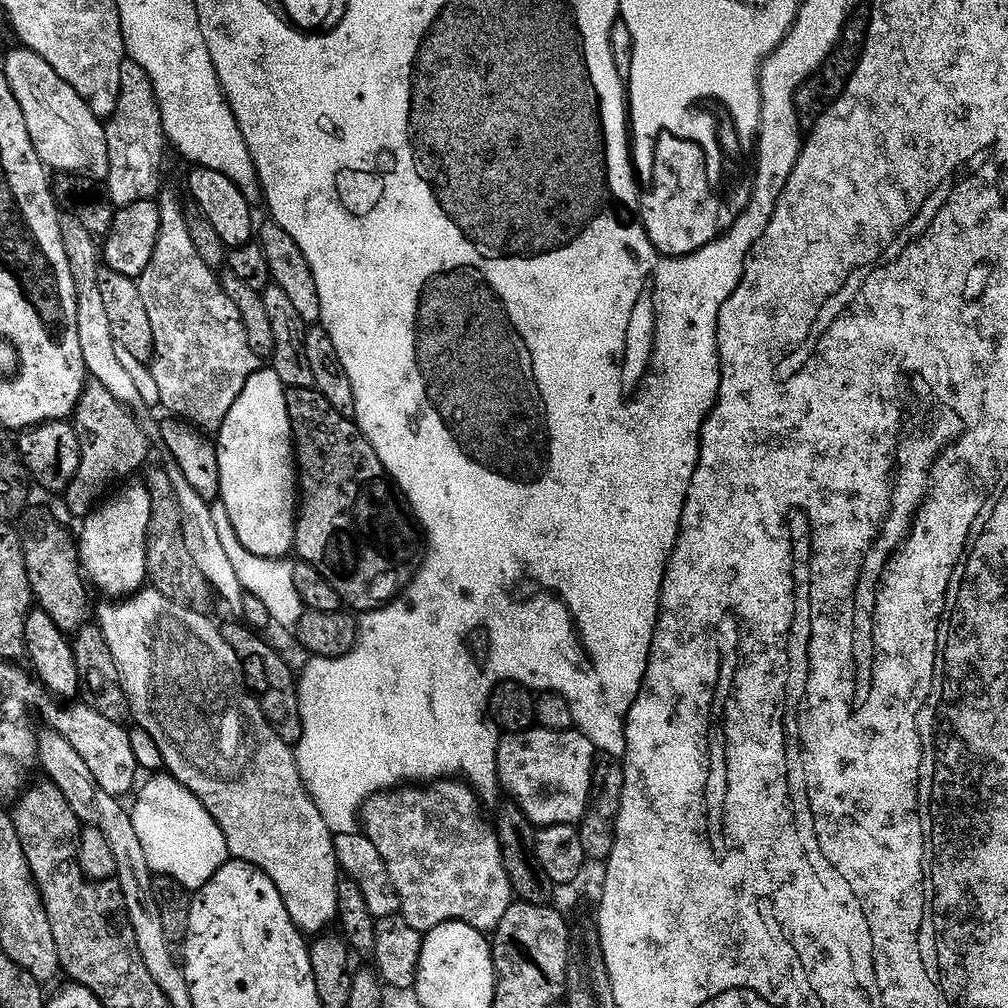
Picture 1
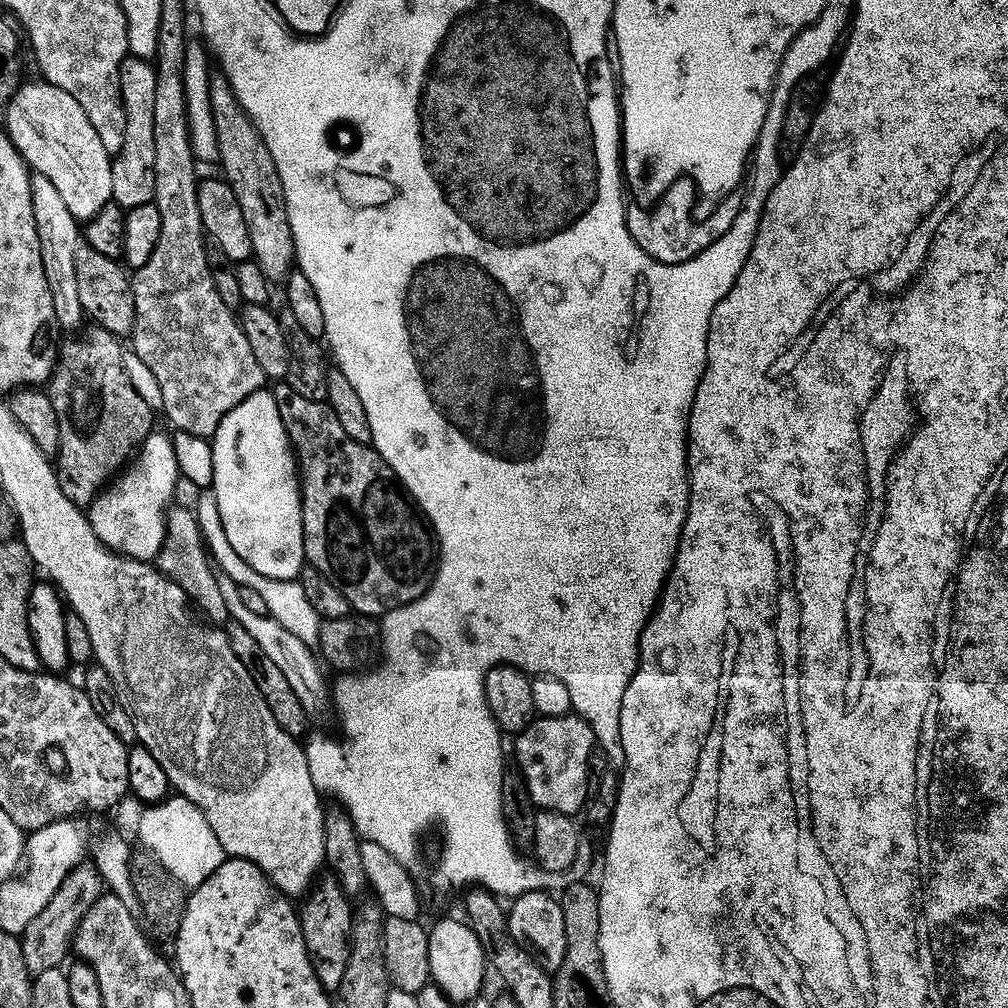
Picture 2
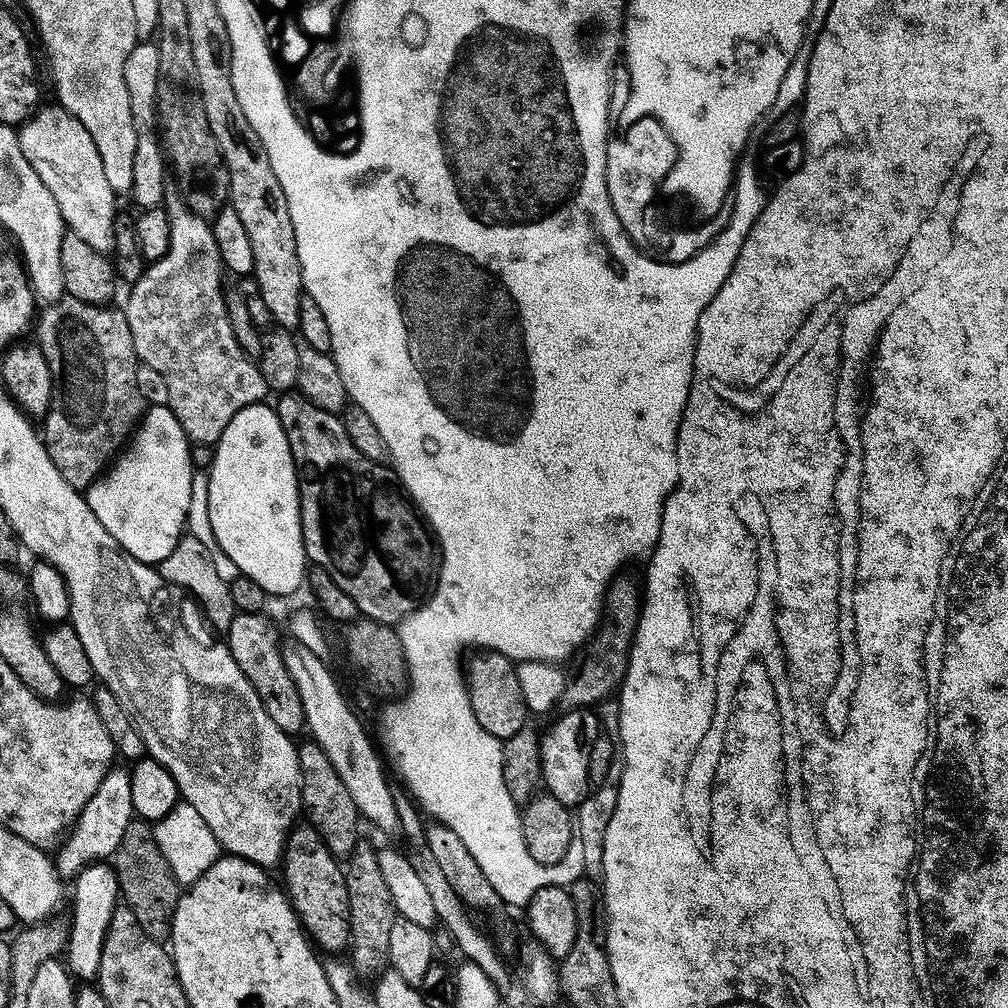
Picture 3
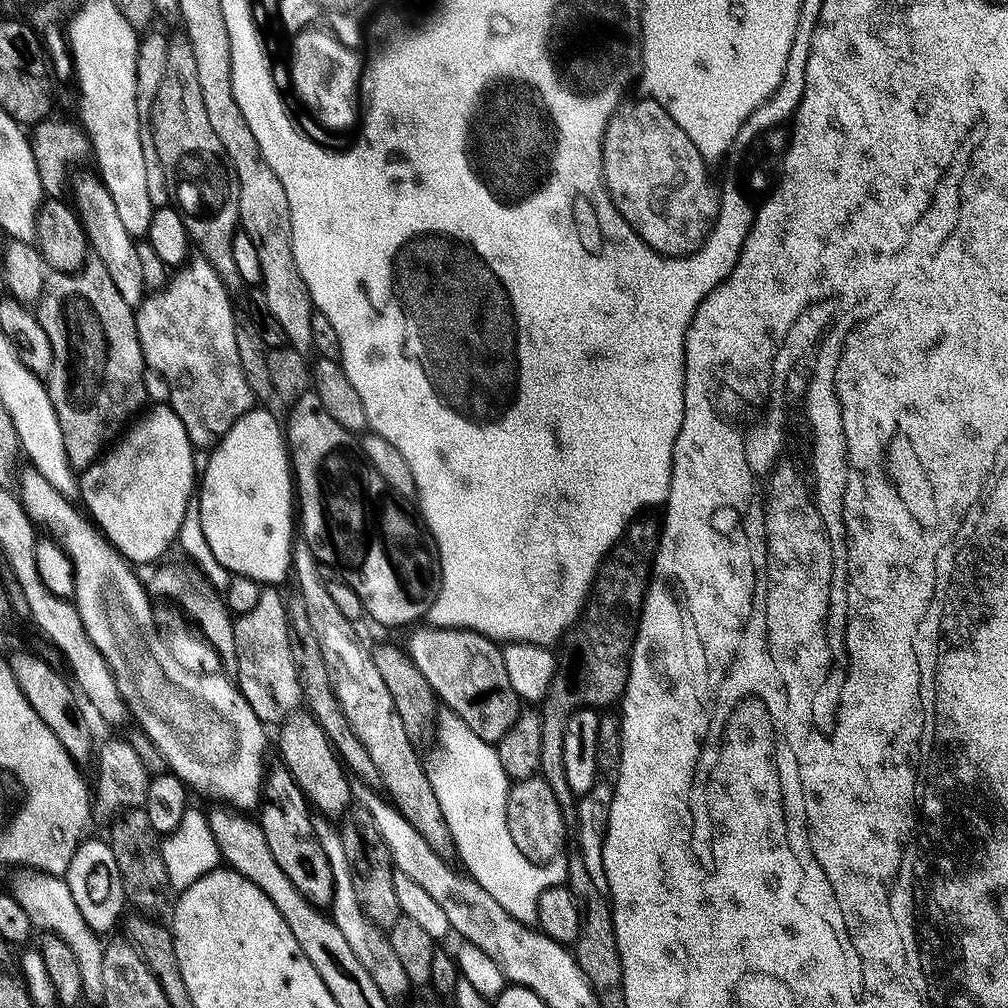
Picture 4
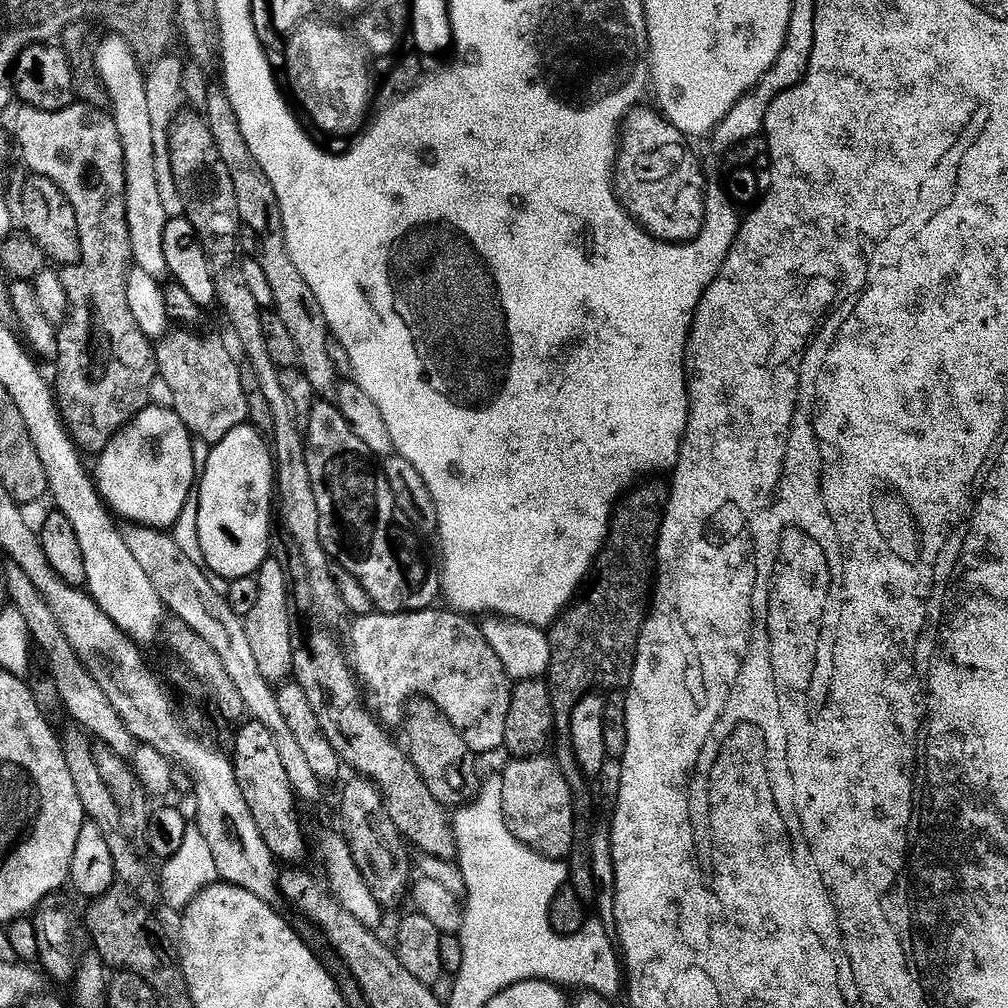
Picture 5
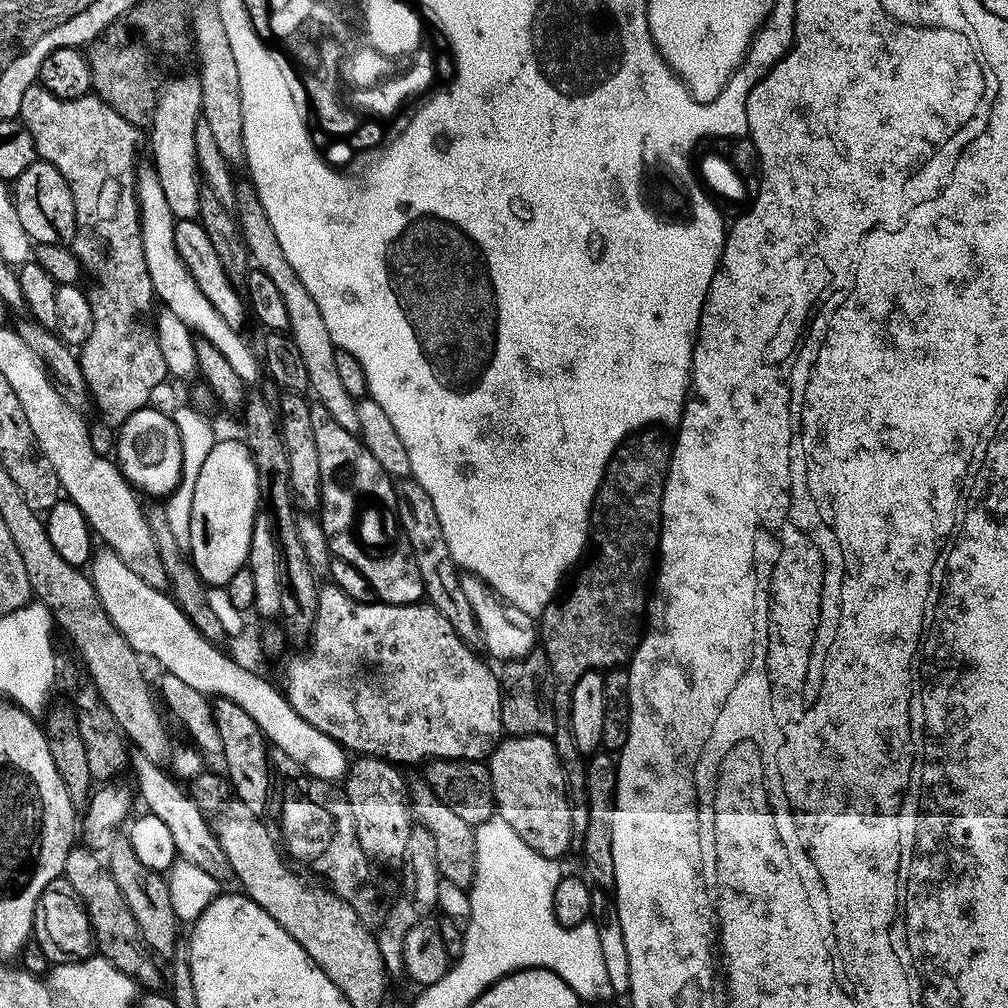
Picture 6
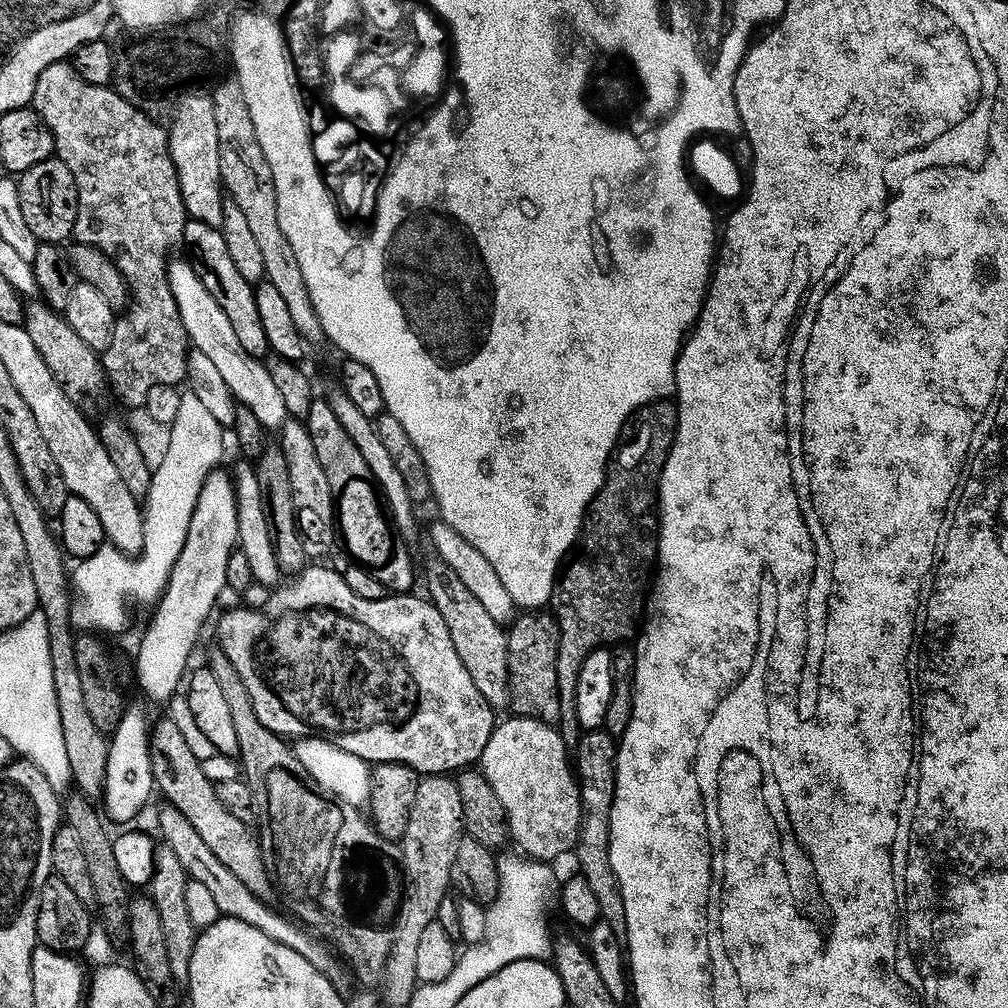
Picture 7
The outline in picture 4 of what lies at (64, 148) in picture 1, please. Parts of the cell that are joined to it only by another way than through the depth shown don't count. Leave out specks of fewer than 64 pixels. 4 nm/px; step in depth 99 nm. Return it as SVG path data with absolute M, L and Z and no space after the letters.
M95 175L84 176L76 184L74 206L80 223L84 225L84 232L88 235L91 251L106 266L114 286L118 286L118 294L122 294L127 304L139 306L146 295L142 280L142 262L138 262L137 241L128 233L126 226L122 226L118 210L114 210L114 198L110 198L103 182Z

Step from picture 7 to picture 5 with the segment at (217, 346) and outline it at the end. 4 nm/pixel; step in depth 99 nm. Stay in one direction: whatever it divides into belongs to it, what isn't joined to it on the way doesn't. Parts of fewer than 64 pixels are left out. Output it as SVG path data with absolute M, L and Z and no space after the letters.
M111 34L100 45L95 45L96 74L108 95L108 105L124 155L124 206L126 226L130 234L130 250L135 267L157 278L168 271L166 258L162 258L162 226L169 214L162 206L158 194L158 178L154 178L154 134L150 130L150 113L146 107L144 72L130 46L119 34Z

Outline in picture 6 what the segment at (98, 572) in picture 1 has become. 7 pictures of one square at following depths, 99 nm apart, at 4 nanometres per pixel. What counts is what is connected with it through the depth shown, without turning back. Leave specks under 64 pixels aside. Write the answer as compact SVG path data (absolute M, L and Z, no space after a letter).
M150 407L139 408L119 425L118 435L114 440L114 456L124 479L133 489L141 493L149 492L152 495L149 497L152 498L171 496L184 474L182 438L178 434L175 419Z

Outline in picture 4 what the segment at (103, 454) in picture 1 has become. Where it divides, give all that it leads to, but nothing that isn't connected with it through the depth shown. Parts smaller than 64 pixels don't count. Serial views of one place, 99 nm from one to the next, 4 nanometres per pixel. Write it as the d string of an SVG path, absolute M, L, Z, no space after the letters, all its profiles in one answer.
M97 258L89 259L76 272L49 271L47 287L34 311L42 330L46 330L46 338L50 338L50 347L54 349L54 366L46 378L46 387L54 414L58 414L58 426L62 426L66 458L73 470L83 470L100 459L121 429L145 407L148 400L144 389L146 365L138 342L136 313L133 305L127 304L122 294L118 294L118 286L114 286L106 266Z

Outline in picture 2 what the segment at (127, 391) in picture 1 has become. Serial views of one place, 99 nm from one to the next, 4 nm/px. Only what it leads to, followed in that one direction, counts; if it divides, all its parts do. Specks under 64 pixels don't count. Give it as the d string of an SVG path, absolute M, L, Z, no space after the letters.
M32 176L30 199L34 206L34 222L40 239L40 252L44 256L46 278L54 298L56 324L76 328L86 320L84 307L78 300L78 274L74 272L74 258L82 247L81 225L72 217L70 210L66 210L66 202L62 202L58 190L50 186L50 178Z

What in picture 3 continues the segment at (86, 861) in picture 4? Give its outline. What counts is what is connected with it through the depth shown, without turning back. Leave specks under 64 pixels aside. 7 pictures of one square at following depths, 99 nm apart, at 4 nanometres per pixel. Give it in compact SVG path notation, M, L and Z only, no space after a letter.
M97 862L81 870L74 879L76 893L72 896L72 928L67 929L66 967L77 981L92 982L100 975L104 931L121 899L120 883L111 863Z

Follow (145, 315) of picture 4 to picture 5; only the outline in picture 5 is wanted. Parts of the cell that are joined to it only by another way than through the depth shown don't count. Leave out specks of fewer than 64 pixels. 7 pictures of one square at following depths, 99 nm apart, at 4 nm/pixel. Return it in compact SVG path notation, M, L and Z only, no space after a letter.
M196 330L169 331L166 338L155 345L156 371L174 390L172 409L182 418L189 432L197 440L215 442L234 426L248 419L246 394L240 381L240 364L232 361L228 348L216 336L199 336Z

